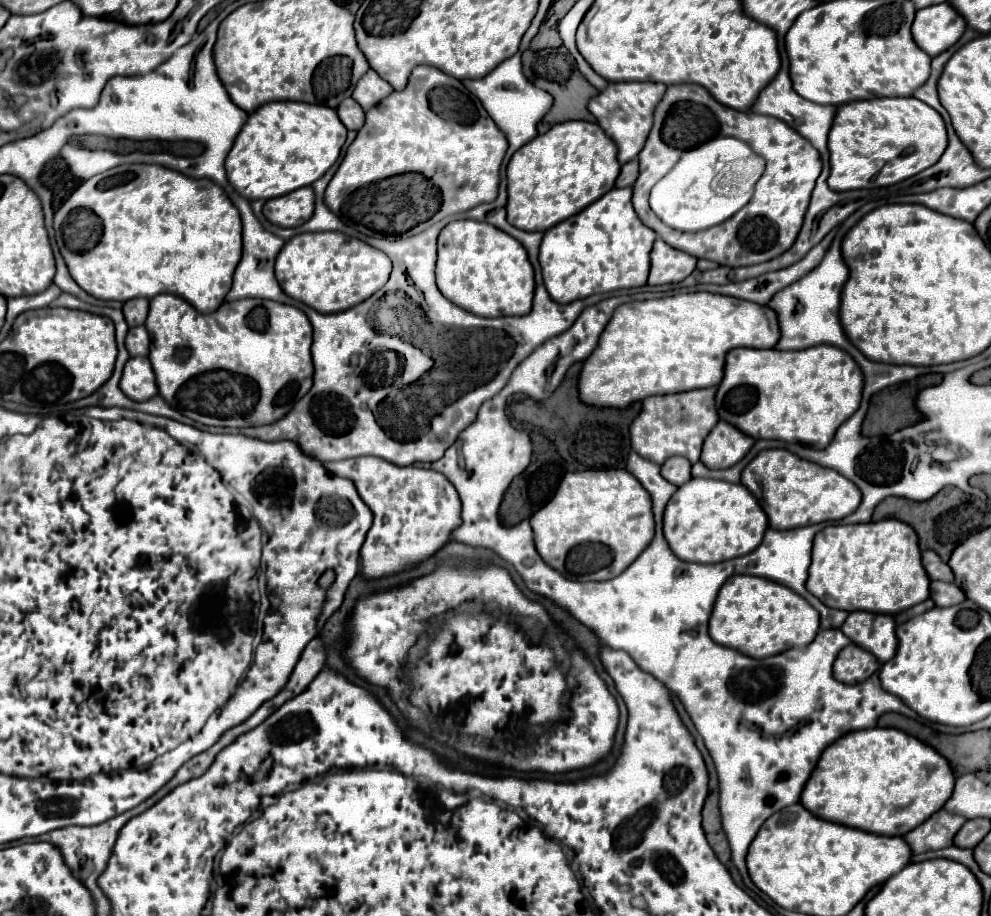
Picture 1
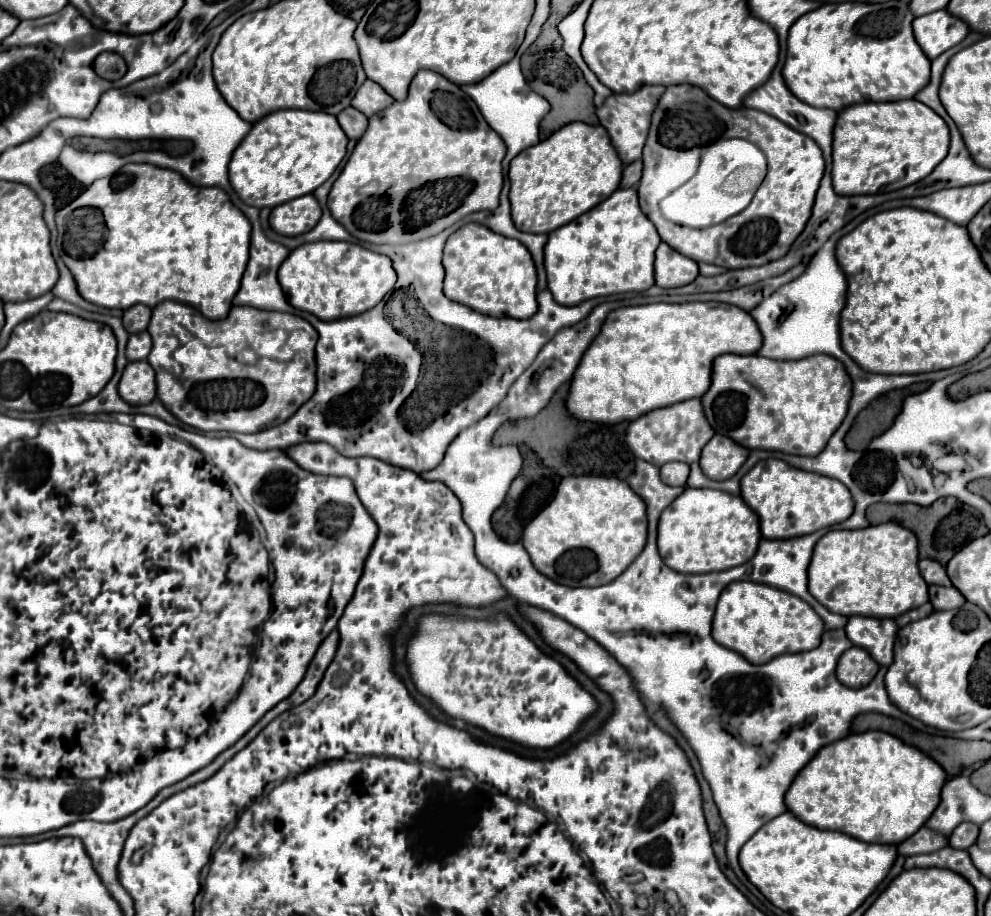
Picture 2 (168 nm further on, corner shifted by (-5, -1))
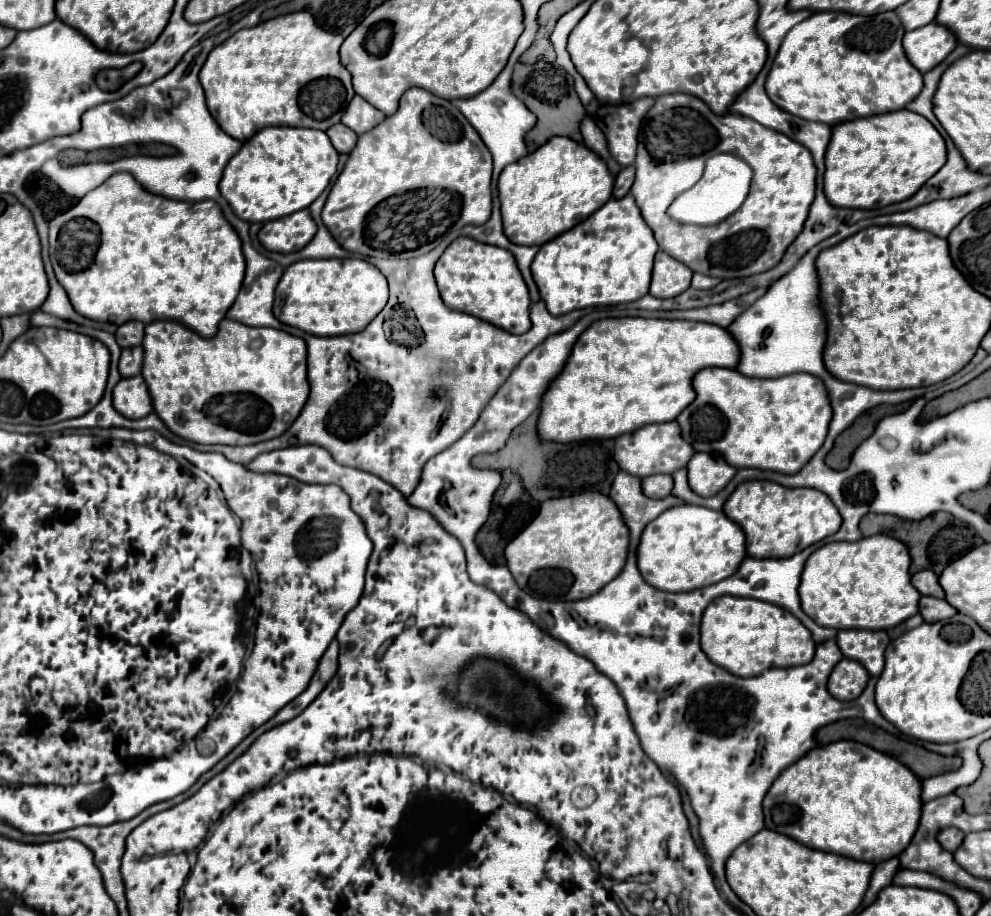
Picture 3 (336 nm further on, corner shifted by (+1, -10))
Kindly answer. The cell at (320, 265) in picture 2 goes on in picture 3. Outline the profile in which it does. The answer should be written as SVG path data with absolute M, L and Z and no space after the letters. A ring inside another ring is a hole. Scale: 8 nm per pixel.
M308 258L290 264L278 286L274 316L314 336L338 336L364 330L388 302L386 276L360 258Z

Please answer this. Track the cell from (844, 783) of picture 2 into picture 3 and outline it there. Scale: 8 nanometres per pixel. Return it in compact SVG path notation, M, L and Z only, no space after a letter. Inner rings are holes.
M854 740L810 750L784 770L764 798L766 828L782 832L810 848L866 862L884 862L902 854L918 830L922 782L896 758Z

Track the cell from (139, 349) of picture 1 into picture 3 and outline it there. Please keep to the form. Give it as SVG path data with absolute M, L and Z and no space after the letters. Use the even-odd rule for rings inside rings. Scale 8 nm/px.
M142 346L122 350L120 364L118 364L120 374L122 374L124 378L138 376L138 374L140 374L140 370L142 370L142 360L144 360L144 350L142 350Z

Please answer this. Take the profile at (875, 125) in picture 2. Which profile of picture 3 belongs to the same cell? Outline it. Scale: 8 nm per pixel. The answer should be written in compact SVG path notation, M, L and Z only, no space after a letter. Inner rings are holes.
M896 110L832 126L832 140L826 150L824 192L832 206L842 208L884 208L902 202L918 192L918 188L946 164L946 144L940 132L920 114L910 110Z

